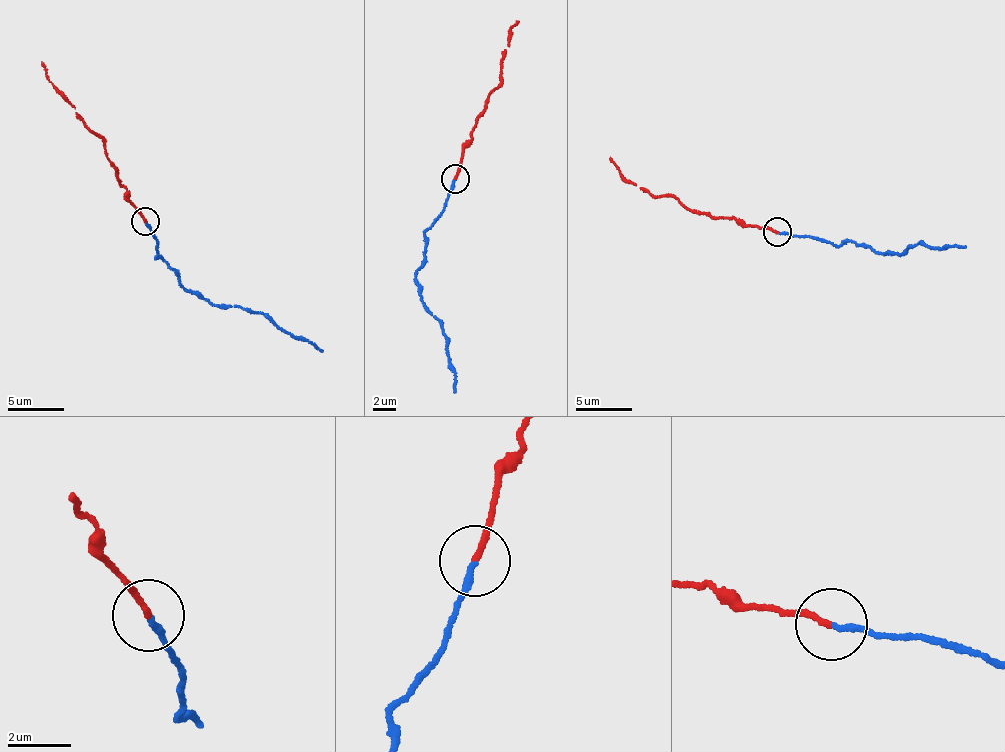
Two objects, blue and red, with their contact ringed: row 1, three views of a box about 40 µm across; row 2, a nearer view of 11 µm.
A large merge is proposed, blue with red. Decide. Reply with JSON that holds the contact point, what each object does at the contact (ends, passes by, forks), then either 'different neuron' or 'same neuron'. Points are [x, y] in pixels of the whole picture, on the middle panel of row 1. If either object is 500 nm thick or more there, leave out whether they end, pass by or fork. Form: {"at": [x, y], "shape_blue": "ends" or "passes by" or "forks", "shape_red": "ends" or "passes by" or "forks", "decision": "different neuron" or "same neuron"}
{"at": [455, 179], "shape_blue": "ends", "shape_red": "ends", "decision": "same neuron"}

